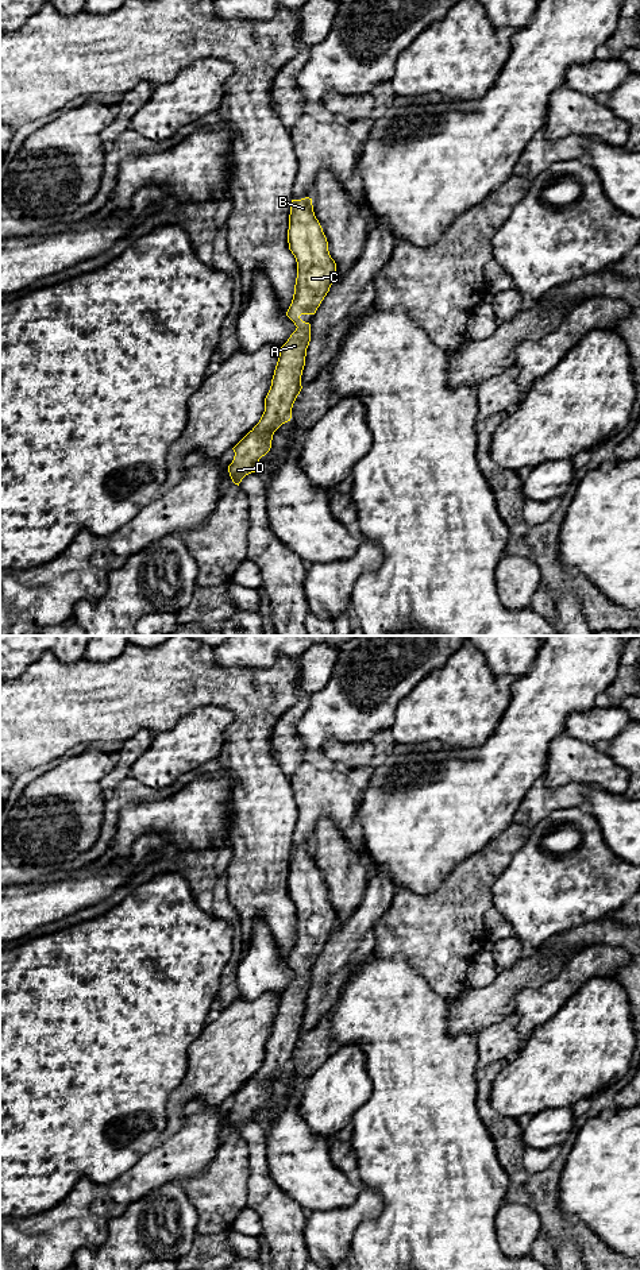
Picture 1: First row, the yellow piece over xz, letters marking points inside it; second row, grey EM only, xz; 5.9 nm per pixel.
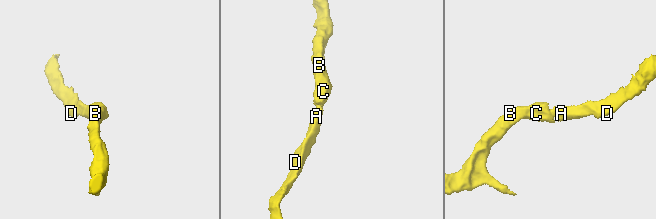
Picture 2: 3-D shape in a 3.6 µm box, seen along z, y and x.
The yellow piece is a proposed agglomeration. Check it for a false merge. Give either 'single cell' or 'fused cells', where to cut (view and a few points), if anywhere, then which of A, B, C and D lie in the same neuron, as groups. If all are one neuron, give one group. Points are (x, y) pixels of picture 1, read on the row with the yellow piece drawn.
single cell; cut none; groups A B C D

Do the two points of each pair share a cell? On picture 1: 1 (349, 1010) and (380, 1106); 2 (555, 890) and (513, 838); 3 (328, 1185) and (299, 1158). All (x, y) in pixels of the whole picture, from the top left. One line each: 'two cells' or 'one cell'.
1: one cell
2: two cells
3: one cell

